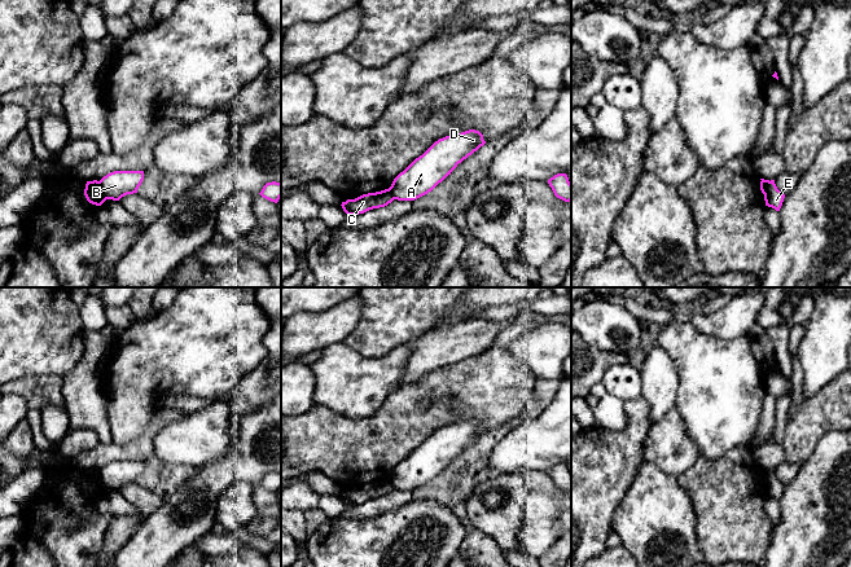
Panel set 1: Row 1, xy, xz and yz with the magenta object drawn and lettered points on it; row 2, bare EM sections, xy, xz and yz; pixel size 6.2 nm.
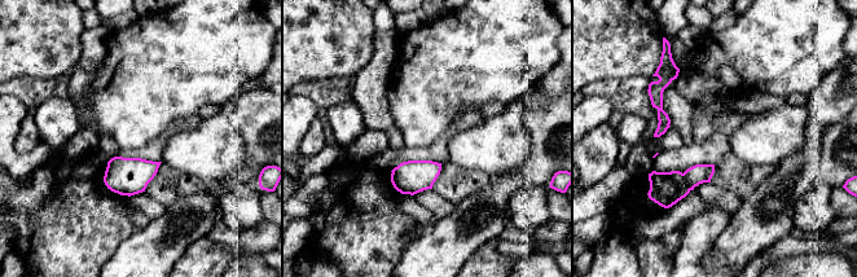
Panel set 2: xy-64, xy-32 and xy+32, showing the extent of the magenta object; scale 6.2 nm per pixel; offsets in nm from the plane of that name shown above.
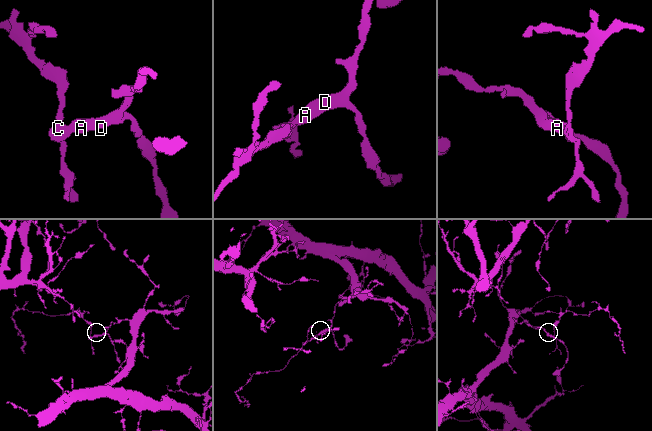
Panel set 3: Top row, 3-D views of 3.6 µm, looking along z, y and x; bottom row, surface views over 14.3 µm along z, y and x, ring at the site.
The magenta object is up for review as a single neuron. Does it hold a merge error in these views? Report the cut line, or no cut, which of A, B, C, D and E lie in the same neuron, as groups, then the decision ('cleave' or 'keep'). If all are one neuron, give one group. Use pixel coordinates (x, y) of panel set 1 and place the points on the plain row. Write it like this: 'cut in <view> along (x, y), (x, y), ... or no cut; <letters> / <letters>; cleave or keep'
cut in xy along (97, 471), (105, 489); A B D / C E; cleave

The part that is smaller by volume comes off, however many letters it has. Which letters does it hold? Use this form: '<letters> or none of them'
C, E

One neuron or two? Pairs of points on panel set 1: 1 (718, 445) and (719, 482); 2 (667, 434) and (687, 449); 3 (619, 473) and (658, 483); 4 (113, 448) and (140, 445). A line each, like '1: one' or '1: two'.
1: two
2: one
3: two
4: one

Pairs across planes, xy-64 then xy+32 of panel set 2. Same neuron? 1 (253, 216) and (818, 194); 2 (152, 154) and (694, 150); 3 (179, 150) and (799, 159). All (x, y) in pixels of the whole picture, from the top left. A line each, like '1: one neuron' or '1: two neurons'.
1: one neuron
2: one neuron
3: two neurons

